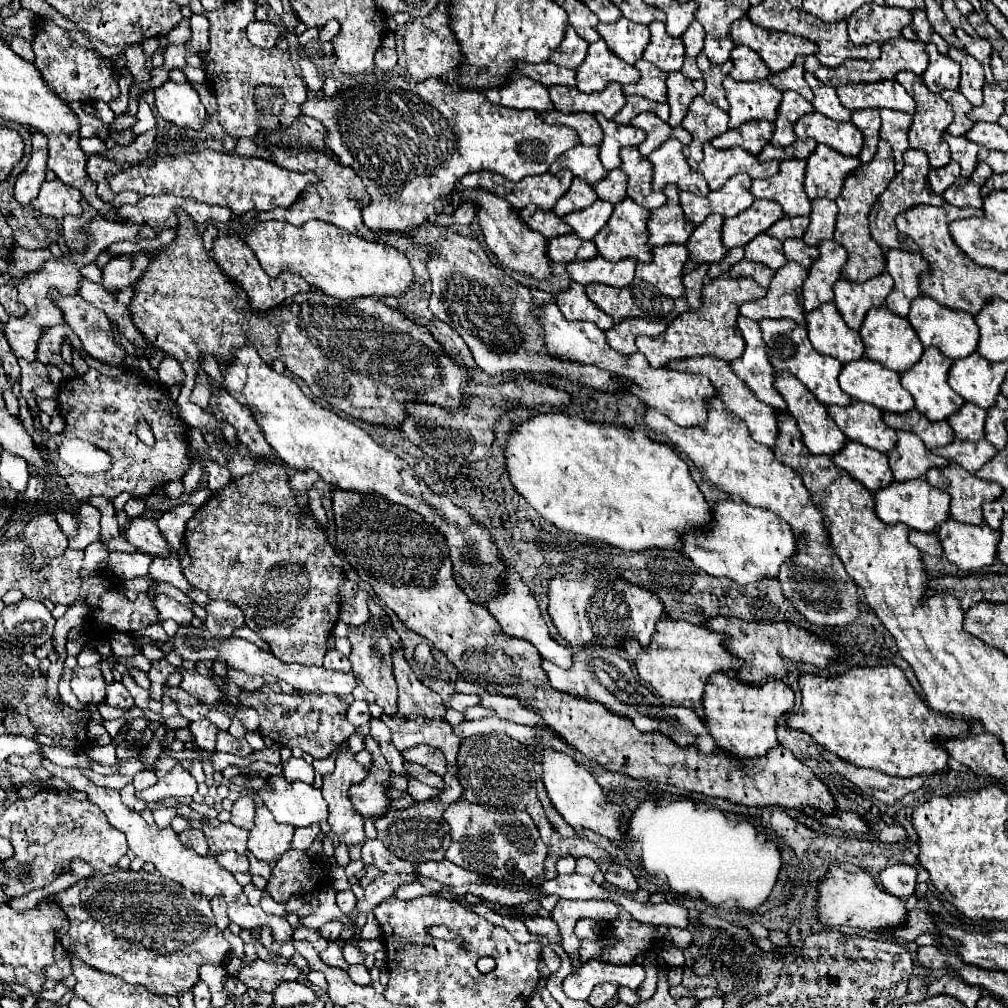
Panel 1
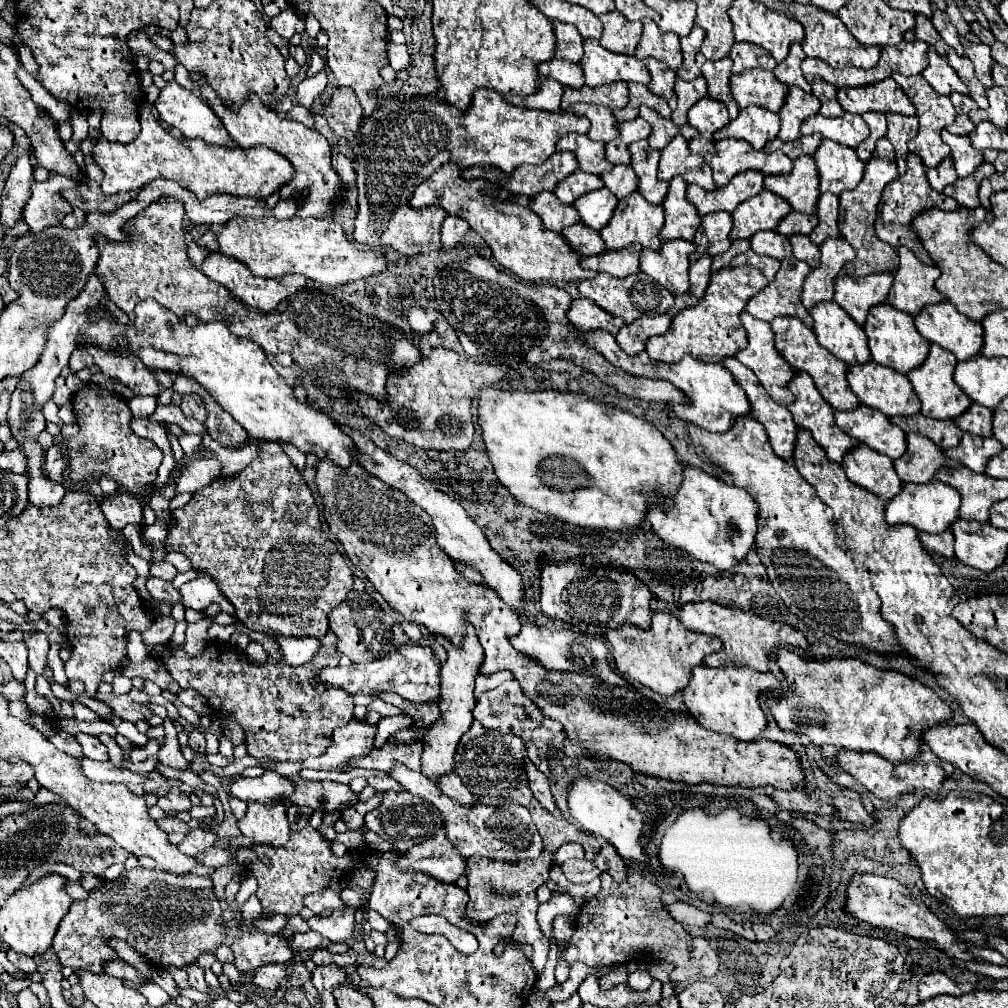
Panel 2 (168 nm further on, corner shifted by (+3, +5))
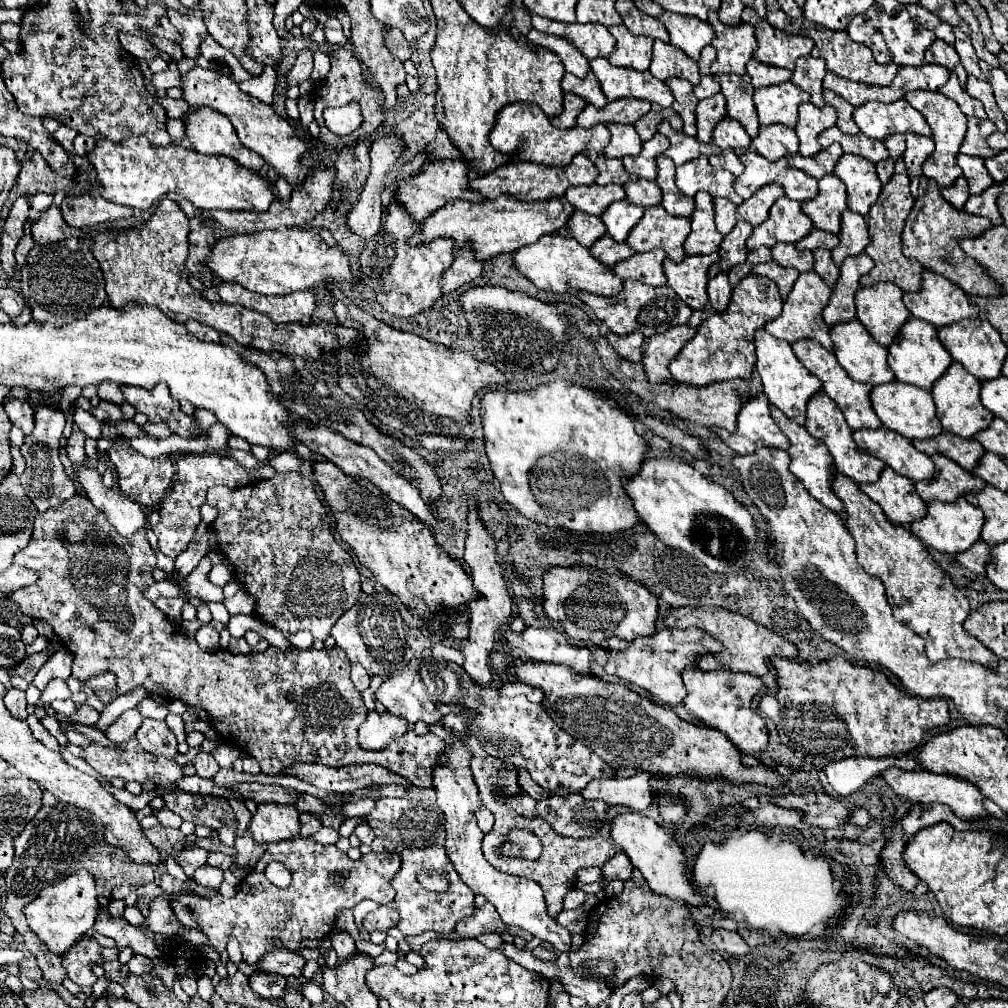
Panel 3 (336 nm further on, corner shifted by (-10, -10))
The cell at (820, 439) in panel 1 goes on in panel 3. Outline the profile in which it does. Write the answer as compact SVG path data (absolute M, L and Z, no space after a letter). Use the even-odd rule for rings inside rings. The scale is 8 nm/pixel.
M819 392L819 394L815 394L815 396L809 400L809 404L807 404L807 422L805 422L805 428L807 428L807 432L809 432L811 436L815 436L817 440L821 440L821 442L829 448L829 452L831 452L833 458L835 458L835 466L837 466L837 470L839 470L841 474L849 476L849 478L855 480L857 484L875 482L875 480L881 476L885 464L883 464L881 460L877 460L875 456L869 456L869 454L861 452L861 450L857 448L857 444L855 444L855 440L853 440L853 430L851 430L849 424L845 422L845 418L843 418L843 414L839 412L837 404L835 404L825 392Z

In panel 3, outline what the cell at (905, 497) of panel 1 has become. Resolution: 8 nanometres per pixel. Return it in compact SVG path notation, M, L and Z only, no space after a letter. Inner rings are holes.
M963 496L957 498L955 502L929 502L927 504L929 512L925 518L915 520L911 524L911 532L929 548L935 548L945 554L959 554L969 550L979 538L981 538L981 528L985 522L985 516L981 510L977 510L973 504L969 504Z

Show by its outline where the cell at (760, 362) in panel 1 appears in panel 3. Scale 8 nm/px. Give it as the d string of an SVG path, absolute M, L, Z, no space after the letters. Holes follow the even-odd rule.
M757 330L755 334L755 346L757 346L757 364L755 370L759 372L761 380L763 380L763 388L765 394L769 398L769 402L773 406L777 406L787 418L795 420L797 424L805 424L805 406L809 402L811 396L815 396L817 392L821 392L821 380L817 376L813 376L793 354L791 344L773 338L771 334L767 334L765 330Z

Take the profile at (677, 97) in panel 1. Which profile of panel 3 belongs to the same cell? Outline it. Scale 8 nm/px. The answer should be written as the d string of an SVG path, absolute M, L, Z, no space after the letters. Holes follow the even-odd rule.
M715 94L711 98L705 98L697 104L697 140L699 142L711 142L713 130L719 120L727 116L725 110L725 96Z

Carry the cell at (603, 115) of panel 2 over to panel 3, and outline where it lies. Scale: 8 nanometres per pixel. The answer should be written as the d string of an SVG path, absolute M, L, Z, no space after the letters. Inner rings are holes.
M607 124L609 132L611 132L611 142L607 144L607 148L603 150L603 154L607 158L623 158L623 156L633 156L641 152L641 138L637 136L633 126L627 124Z

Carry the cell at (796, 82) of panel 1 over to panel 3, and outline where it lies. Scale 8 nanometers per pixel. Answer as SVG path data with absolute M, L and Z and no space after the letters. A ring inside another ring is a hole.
M801 56L797 60L797 66L793 70L793 76L791 76L791 82L797 84L799 88L803 88L805 92L811 94L811 102L815 106L825 106L825 100L823 100L823 94L821 94L821 82L827 74L827 68L825 68L825 60L821 58L813 58L813 56Z

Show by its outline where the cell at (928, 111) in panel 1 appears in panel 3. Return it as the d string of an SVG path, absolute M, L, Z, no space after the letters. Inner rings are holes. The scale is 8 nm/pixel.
M917 90L917 92L909 92L905 96L905 100L919 110L927 124L933 130L933 140L935 140L935 152L933 156L929 156L929 160L925 160L923 164L923 174L931 180L935 180L941 188L949 188L955 184L955 180L961 176L961 168L957 166L957 154L959 154L959 146L963 142L965 136L965 128L967 128L967 118L961 112L961 108L947 96L943 96L941 92L925 92L925 90Z

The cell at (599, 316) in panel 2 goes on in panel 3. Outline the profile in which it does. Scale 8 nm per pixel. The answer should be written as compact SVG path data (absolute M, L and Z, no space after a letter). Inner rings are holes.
M631 332L629 336L617 336L617 334L607 334L609 344L615 348L617 354L621 354L621 358L629 360L629 362L641 362L643 354L641 354L641 344L645 340L645 336L641 332Z

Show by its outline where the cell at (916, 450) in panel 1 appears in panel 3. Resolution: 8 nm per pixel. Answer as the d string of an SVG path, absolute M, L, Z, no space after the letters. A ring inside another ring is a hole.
M941 454L931 456L931 460L935 462L933 478L921 480L915 484L917 494L925 502L933 502L933 500L953 502L967 492L981 492L985 488L985 480L981 480L975 474L969 474L959 464L955 464L953 460L941 456Z

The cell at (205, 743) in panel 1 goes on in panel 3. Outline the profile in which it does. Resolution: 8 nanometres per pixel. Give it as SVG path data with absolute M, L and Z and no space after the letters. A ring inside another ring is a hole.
M199 752L197 758L193 760L193 766L195 766L197 776L201 776L201 778L213 778L219 770L219 764L215 762L215 758L209 752Z

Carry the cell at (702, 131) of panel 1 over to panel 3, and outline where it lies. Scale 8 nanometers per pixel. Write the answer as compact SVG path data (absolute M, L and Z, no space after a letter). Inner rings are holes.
M723 118L715 128L713 144L717 144L723 152L731 152L735 148L747 148L751 144L751 138L737 120Z

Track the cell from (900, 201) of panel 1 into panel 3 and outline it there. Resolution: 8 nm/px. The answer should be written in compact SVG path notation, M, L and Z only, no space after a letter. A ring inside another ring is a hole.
M923 176L921 184L919 184L919 198L915 200L911 218L901 236L903 238L903 254L907 258L919 260L927 270L933 270L935 274L945 276L947 280L951 280L953 284L957 284L971 296L1001 296L1001 288L997 286L997 282L989 274L985 278L985 270L981 268L981 264L977 264L977 260L969 258L959 246L961 238L981 236L985 232L985 228L989 230L991 226L993 224L987 218L979 218L979 220L973 220L971 228L969 228L963 220L959 220L959 210L953 208L941 196L939 186L933 184L933 180Z

